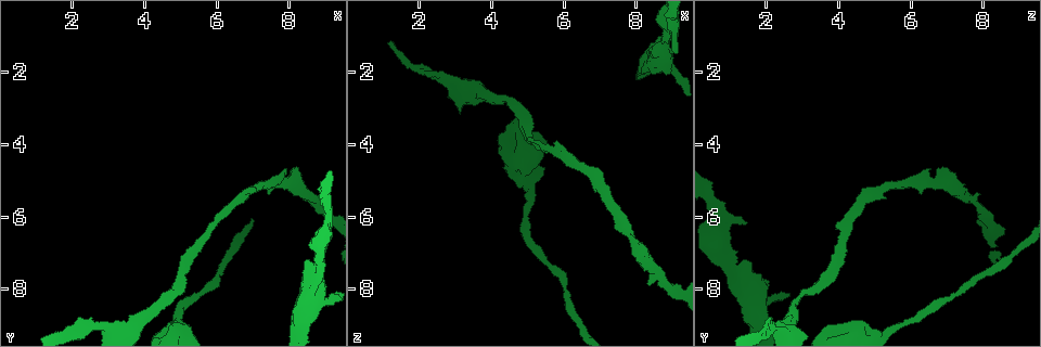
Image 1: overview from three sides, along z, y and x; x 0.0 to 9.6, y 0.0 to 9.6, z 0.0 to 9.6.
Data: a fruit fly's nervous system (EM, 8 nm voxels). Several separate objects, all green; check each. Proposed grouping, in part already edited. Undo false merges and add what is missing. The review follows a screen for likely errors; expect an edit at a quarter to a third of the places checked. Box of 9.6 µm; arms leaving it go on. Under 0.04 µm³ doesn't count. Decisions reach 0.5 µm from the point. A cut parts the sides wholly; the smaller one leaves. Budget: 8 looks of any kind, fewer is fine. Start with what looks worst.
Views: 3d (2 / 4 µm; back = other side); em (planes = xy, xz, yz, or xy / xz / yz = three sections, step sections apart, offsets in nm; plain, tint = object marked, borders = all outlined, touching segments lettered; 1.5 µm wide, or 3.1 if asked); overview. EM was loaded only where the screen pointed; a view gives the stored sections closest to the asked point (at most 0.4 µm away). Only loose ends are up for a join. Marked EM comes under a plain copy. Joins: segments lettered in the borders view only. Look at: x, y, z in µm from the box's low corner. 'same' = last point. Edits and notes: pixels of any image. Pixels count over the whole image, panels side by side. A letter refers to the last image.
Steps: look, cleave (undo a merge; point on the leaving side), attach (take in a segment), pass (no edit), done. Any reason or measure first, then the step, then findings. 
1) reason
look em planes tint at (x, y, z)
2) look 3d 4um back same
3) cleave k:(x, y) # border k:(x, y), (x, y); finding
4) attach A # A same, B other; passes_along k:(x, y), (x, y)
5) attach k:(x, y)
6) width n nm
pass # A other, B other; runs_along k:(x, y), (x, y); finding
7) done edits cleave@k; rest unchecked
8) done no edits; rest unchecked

stops while still wide
look 3d 4um at (8.50, 7.25, 1.60)

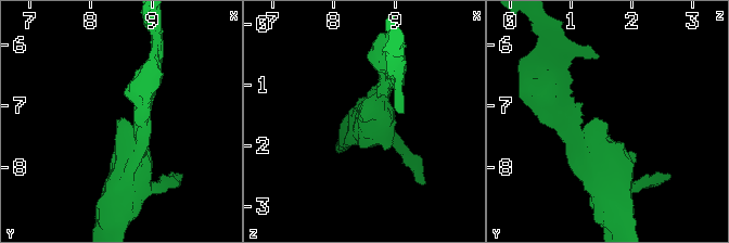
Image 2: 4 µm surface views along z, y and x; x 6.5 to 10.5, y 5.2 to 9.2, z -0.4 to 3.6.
now the EM
look em planes borders at (8.50, 7.25, 1.60)

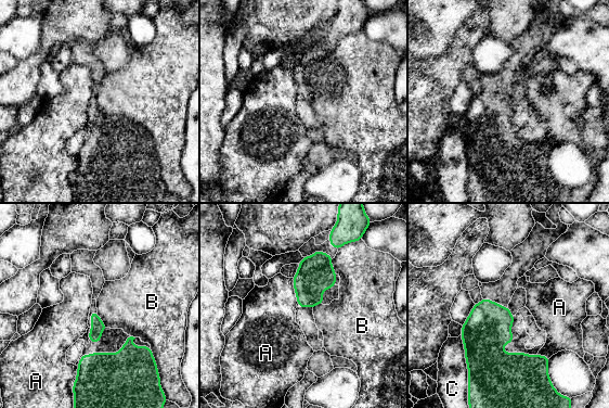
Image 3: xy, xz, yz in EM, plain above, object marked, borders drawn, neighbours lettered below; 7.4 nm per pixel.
pass # A other, B other, C other; border 3:(332, 258), (332, 267), (336, 273); none of them fits

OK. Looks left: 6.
a narrow waist
look 3d 2um at (6.05, 7.60, 8.00)

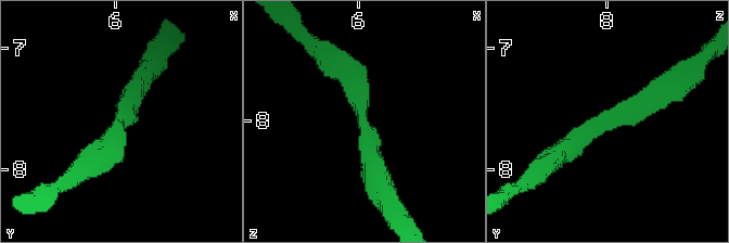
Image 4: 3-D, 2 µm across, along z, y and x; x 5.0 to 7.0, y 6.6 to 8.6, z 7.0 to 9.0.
arm_widths 200, 200 nm
look em xy step 8 tint at (6.06, 7.60, 8.04)

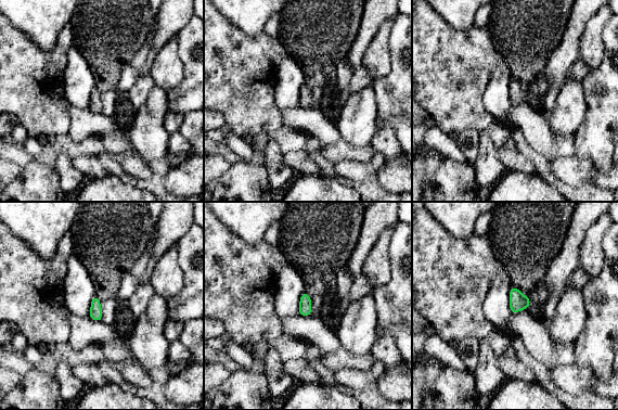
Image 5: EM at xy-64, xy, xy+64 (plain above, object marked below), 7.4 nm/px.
cut it another way
look em planes borders same

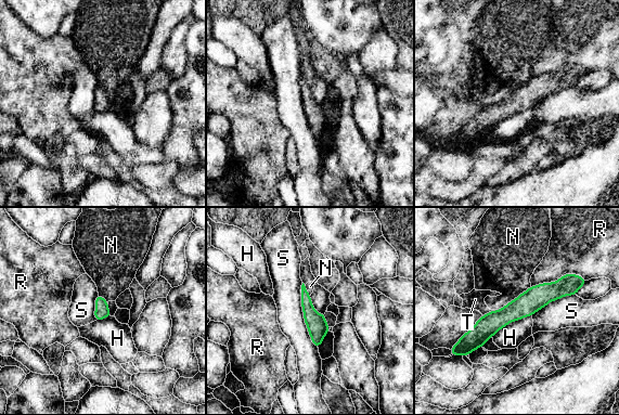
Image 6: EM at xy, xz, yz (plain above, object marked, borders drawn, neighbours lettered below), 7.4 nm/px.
longest_contact S 500 nm
pass # H other, N other, R other, S other, T other; runs_along 6:(574, 277), (463, 345); one cell here

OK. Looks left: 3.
look em planes borders at (5.10, 9.10, 5.45)

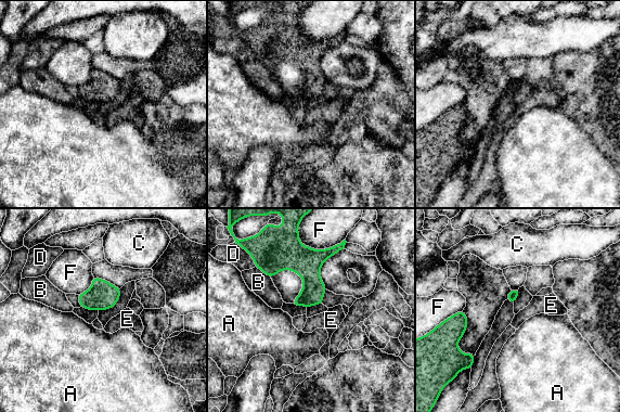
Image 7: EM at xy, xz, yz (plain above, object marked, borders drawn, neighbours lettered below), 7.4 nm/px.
width 70 nm
pass # A other, B other, C other, D other, E other, F other; border 7:(301, 243), (313, 248), (333, 246); one cell here

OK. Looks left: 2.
done no edits; rest unchecked

